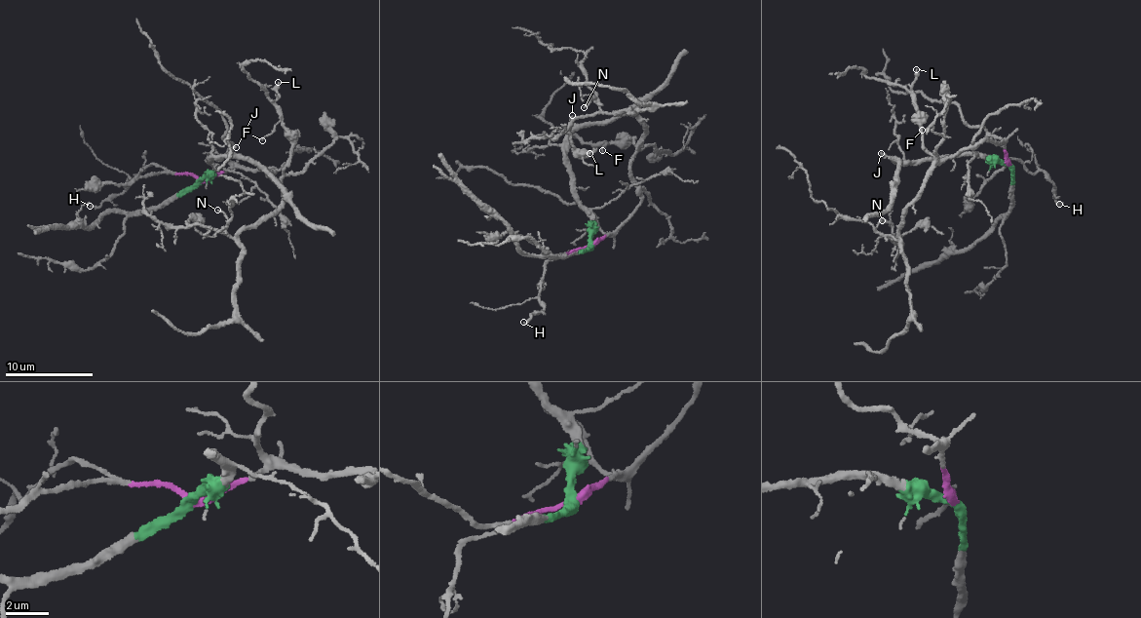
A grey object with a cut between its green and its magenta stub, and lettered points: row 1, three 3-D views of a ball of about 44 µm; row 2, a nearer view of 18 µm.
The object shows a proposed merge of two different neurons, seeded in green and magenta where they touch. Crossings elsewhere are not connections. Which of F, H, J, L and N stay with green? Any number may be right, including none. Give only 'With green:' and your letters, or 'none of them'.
With green: J

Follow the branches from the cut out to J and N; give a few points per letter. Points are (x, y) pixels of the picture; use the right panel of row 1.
J: (1007, 165), (975, 155), (917, 162), (893, 161), (880, 153)
N: (1007, 163), (1002, 143), (979, 139), (943, 158), (925, 180), (903, 209), (897, 240), (876, 230), (881, 219)

